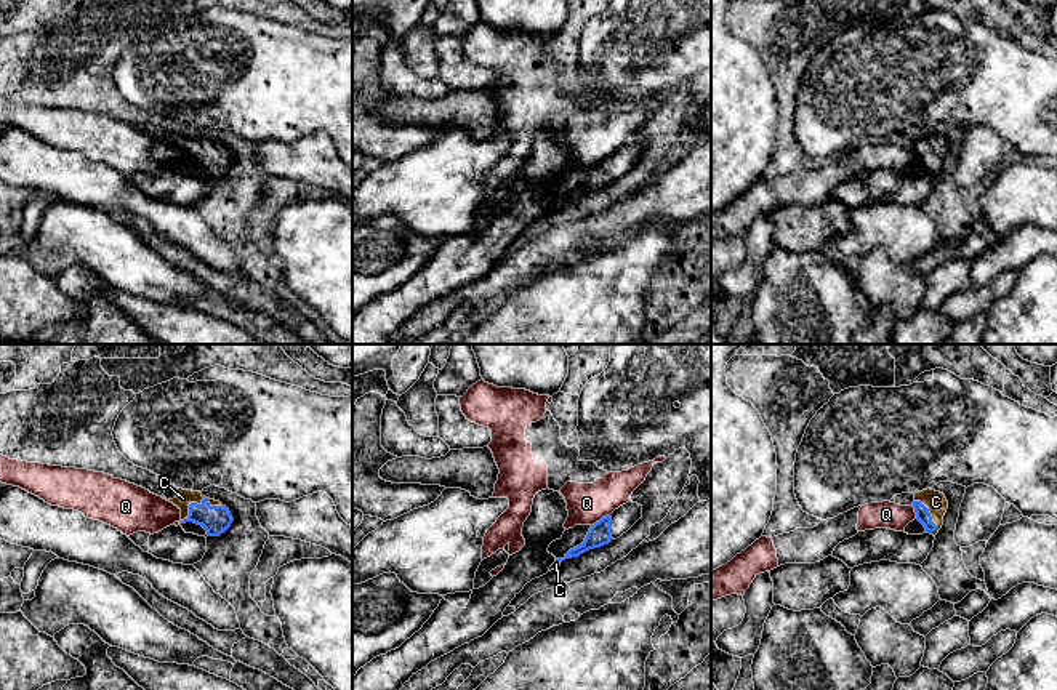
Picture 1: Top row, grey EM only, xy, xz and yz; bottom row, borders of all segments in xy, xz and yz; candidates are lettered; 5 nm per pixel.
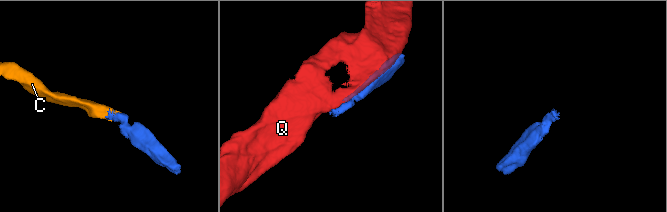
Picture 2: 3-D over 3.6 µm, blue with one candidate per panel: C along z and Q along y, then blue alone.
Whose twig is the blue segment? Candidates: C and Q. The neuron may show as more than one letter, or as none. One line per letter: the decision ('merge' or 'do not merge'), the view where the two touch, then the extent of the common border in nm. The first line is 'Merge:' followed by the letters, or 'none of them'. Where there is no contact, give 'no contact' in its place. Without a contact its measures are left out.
Merge: C
C: merge; meets blue in yz; contact 190 nm long
Q: do not merge; meets blue in xz; contact 110 nm long

